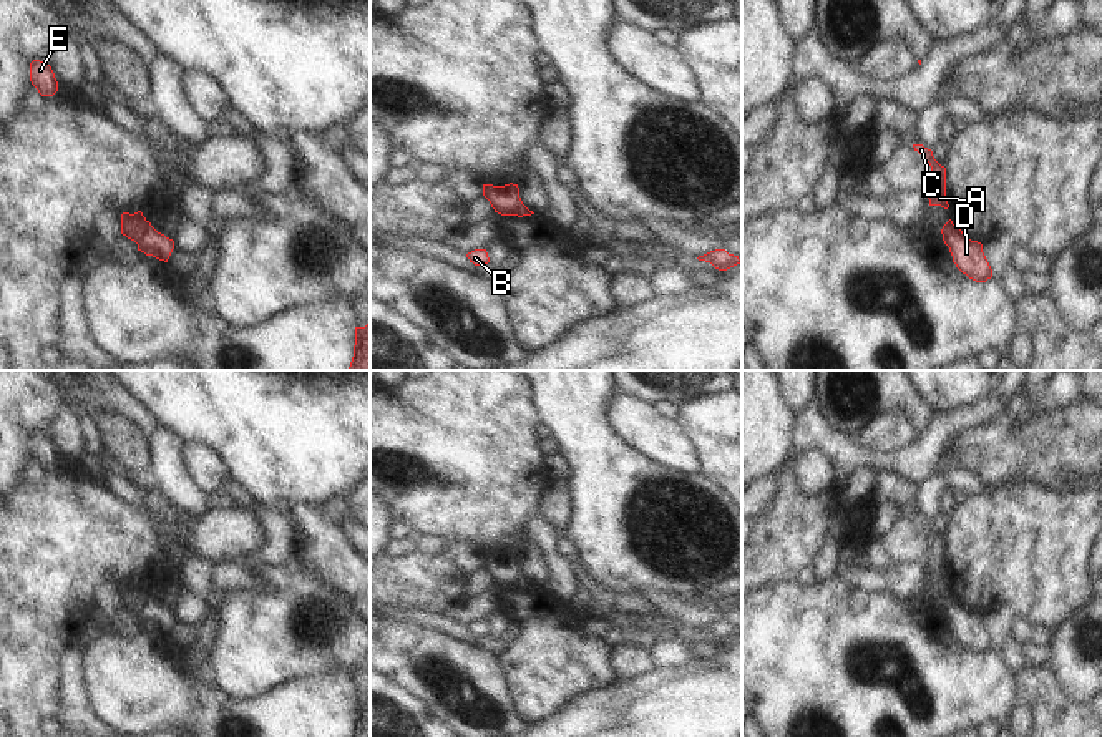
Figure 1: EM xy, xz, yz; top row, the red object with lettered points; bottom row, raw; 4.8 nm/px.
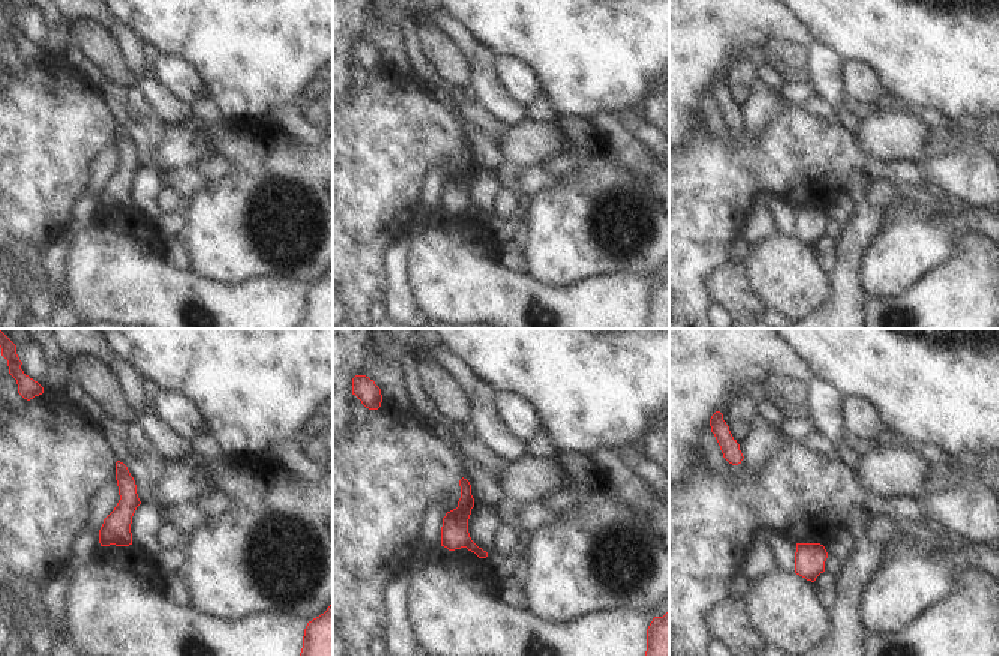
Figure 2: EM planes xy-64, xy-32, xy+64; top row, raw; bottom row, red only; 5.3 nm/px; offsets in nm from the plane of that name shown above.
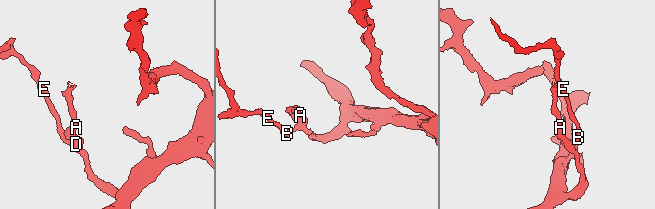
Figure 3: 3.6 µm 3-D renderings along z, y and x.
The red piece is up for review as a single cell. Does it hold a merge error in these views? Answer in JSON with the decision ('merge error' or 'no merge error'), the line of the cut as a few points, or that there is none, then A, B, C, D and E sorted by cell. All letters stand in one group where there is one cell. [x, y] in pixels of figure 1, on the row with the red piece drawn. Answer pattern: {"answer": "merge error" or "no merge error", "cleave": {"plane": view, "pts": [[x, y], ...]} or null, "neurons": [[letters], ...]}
{"answer": "merge error", "cleave": {"plane": "xy", "pts": [[150, 224], [136, 243]]}, "neurons": [["A", "C"], ["B", "D", "E"]]}

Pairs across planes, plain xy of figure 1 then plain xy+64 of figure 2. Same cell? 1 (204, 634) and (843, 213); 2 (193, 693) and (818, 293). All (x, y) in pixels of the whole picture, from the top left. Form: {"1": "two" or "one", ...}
{"1": "two", "2": "one"}

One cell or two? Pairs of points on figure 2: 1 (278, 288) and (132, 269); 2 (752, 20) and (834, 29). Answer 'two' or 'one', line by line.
1: one
2: two

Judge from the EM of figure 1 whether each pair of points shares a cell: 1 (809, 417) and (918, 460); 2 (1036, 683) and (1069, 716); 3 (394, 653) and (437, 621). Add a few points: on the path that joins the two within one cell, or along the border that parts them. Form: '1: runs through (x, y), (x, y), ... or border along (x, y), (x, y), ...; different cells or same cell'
1: runs through (835, 444), (848, 455), (892, 460); same cell
2: runs through (1041, 693), (1059, 711); same cell
3: border along (389, 619), (427, 626), (463, 643); different cells

